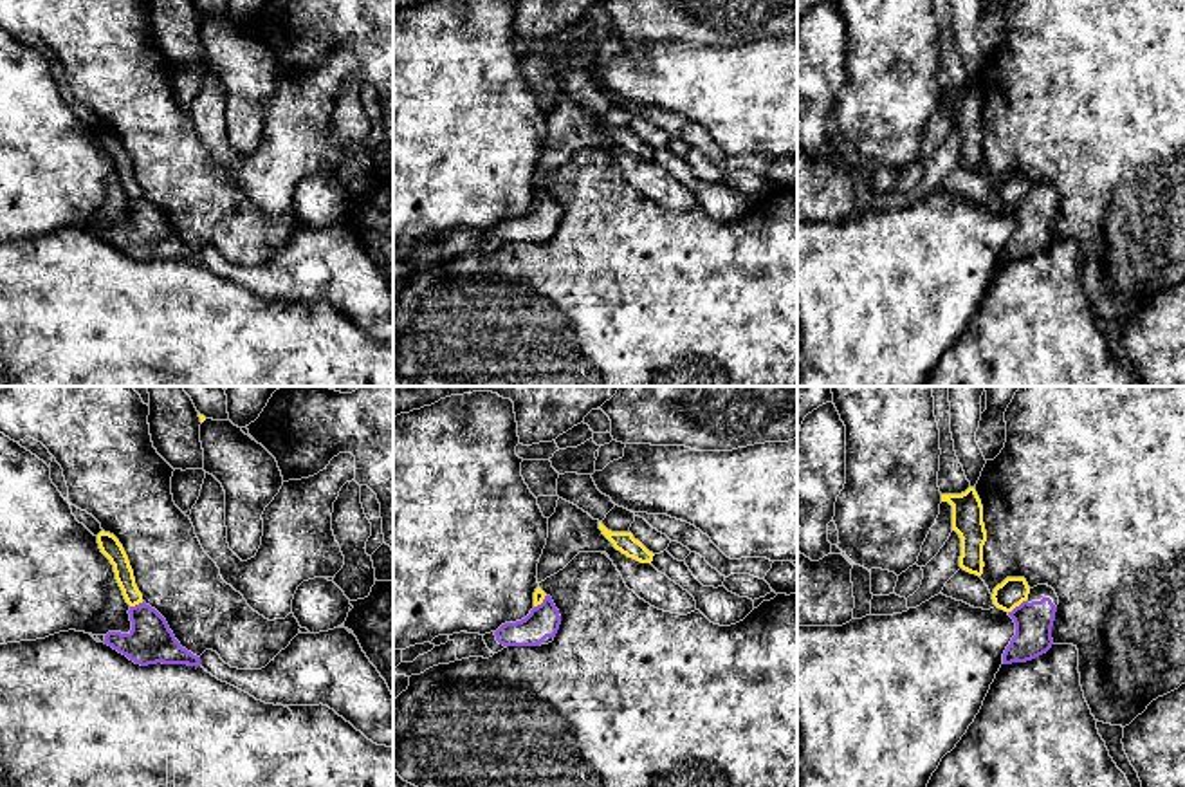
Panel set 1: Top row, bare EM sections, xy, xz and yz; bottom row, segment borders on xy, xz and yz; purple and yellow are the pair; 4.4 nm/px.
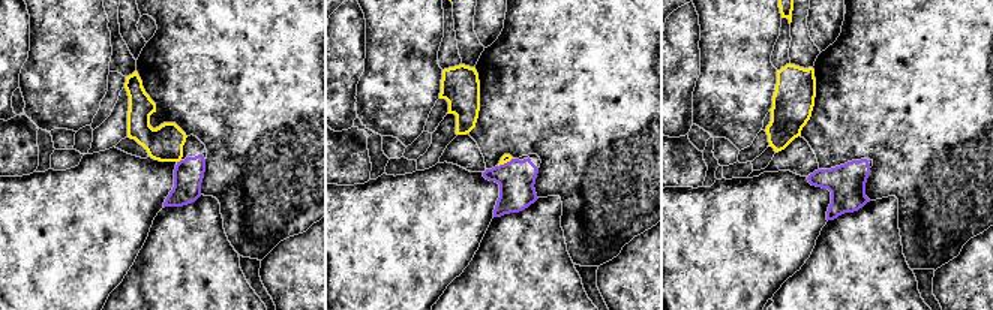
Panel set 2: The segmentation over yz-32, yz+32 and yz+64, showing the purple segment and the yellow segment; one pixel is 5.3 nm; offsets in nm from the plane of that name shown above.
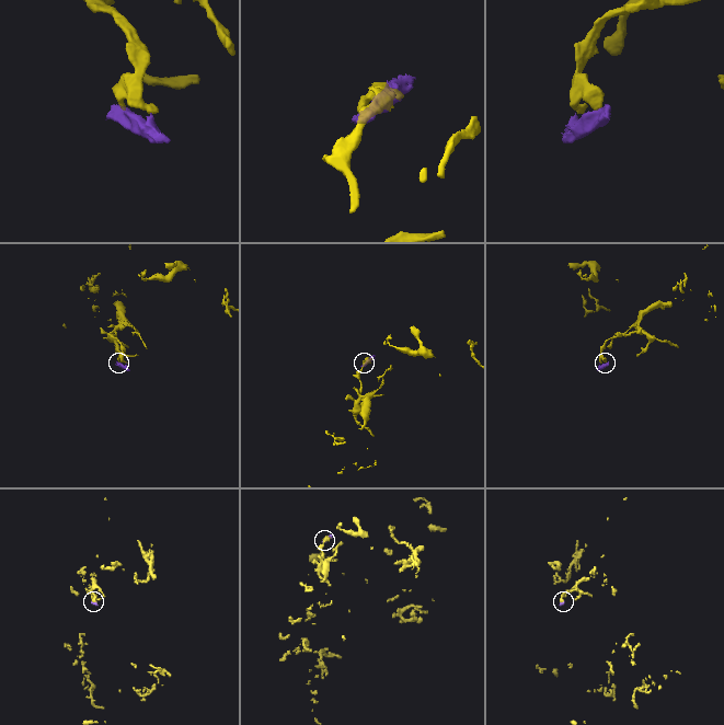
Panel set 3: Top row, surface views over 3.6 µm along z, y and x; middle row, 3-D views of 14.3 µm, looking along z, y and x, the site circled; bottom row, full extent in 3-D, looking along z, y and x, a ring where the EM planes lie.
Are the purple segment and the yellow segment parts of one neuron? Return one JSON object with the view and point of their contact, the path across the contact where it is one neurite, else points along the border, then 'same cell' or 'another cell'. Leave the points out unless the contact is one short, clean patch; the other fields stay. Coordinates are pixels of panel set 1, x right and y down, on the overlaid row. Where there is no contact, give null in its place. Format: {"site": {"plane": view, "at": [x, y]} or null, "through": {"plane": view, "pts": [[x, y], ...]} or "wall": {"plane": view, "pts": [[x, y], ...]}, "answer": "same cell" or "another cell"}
{"site": {"plane": "yz", "at": [1016, 607]}, "wall": {"plane": "yz", "pts": [[1025, 600], [1009, 612]]}, "answer": "another cell"}

